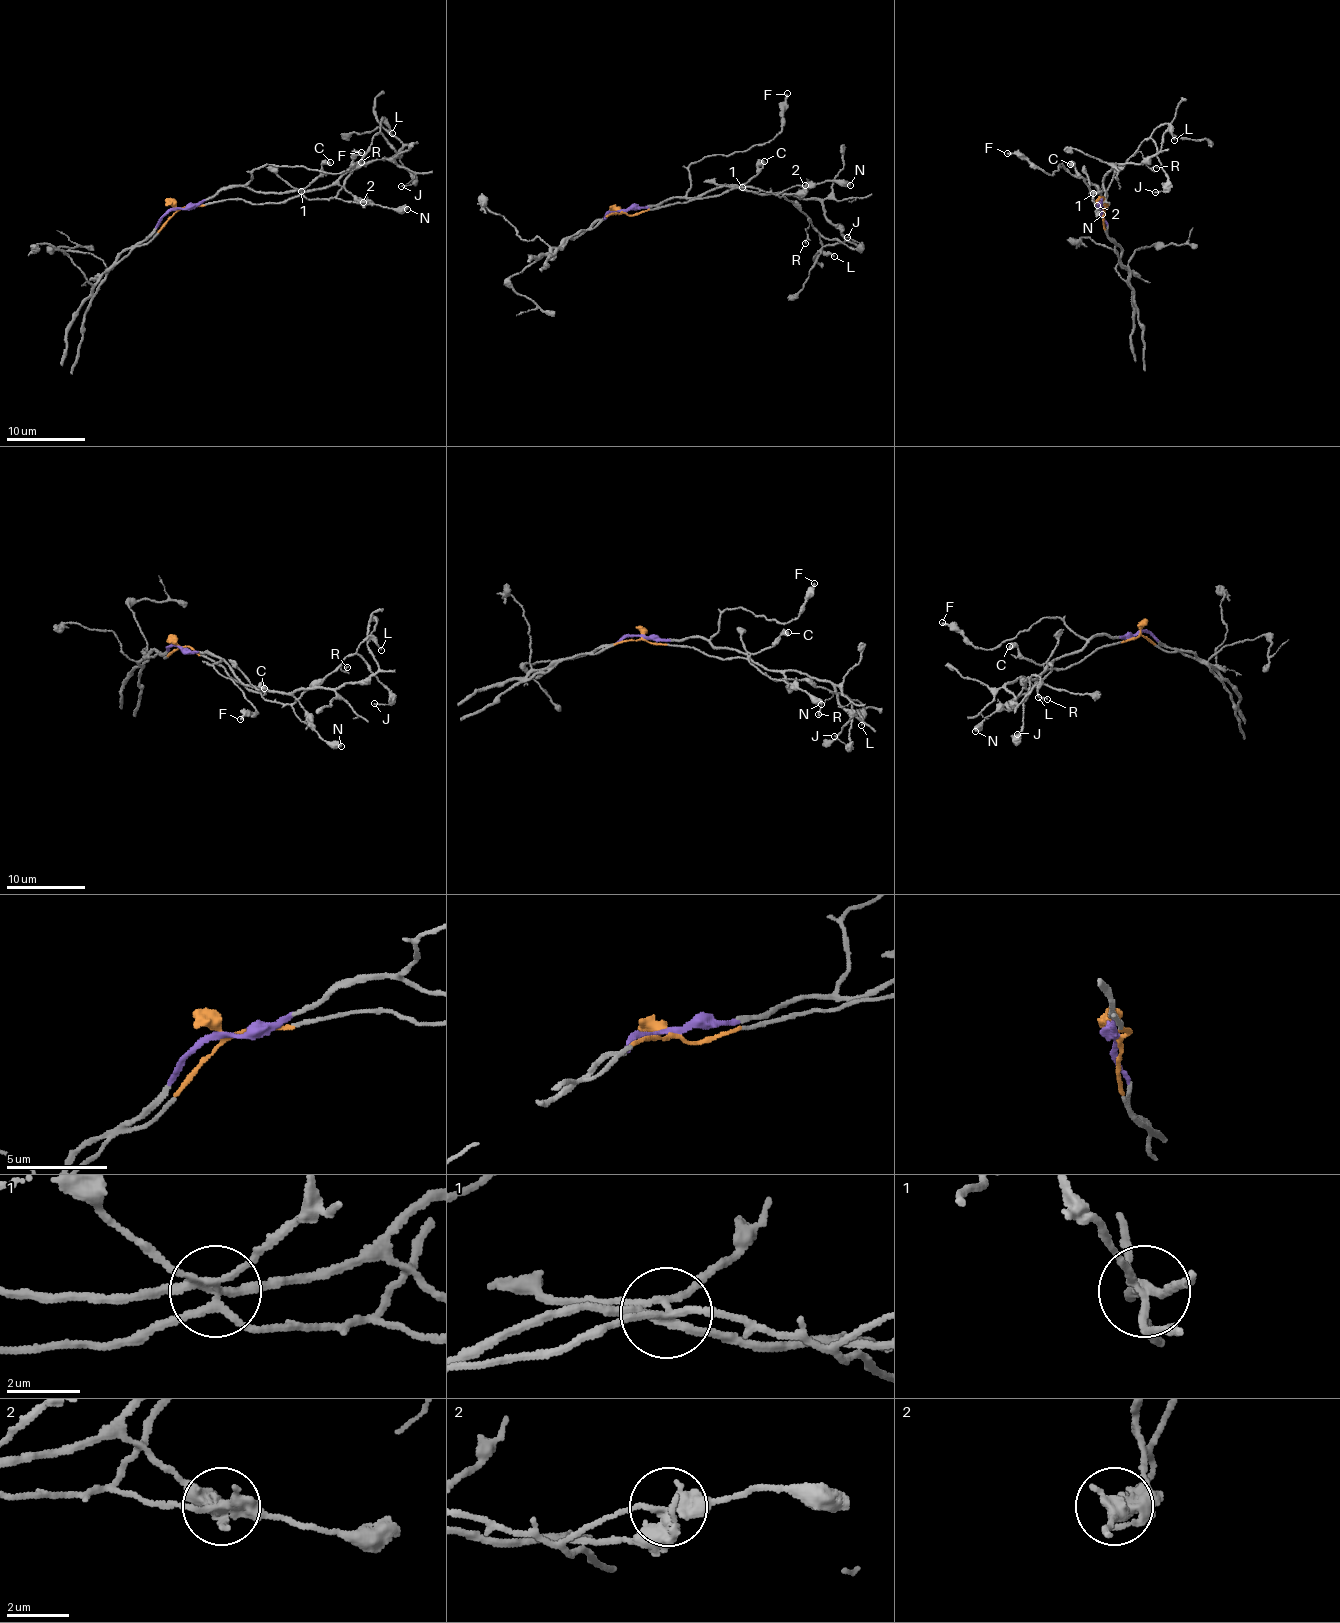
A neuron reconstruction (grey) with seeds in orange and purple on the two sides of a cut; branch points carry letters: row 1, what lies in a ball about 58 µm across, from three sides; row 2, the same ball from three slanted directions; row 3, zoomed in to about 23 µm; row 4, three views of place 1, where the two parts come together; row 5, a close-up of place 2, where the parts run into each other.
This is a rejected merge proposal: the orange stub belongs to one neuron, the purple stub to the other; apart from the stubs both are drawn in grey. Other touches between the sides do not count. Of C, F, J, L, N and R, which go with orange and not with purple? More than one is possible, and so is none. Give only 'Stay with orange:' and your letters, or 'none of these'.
Stay with orange: C, J, L, N, R

